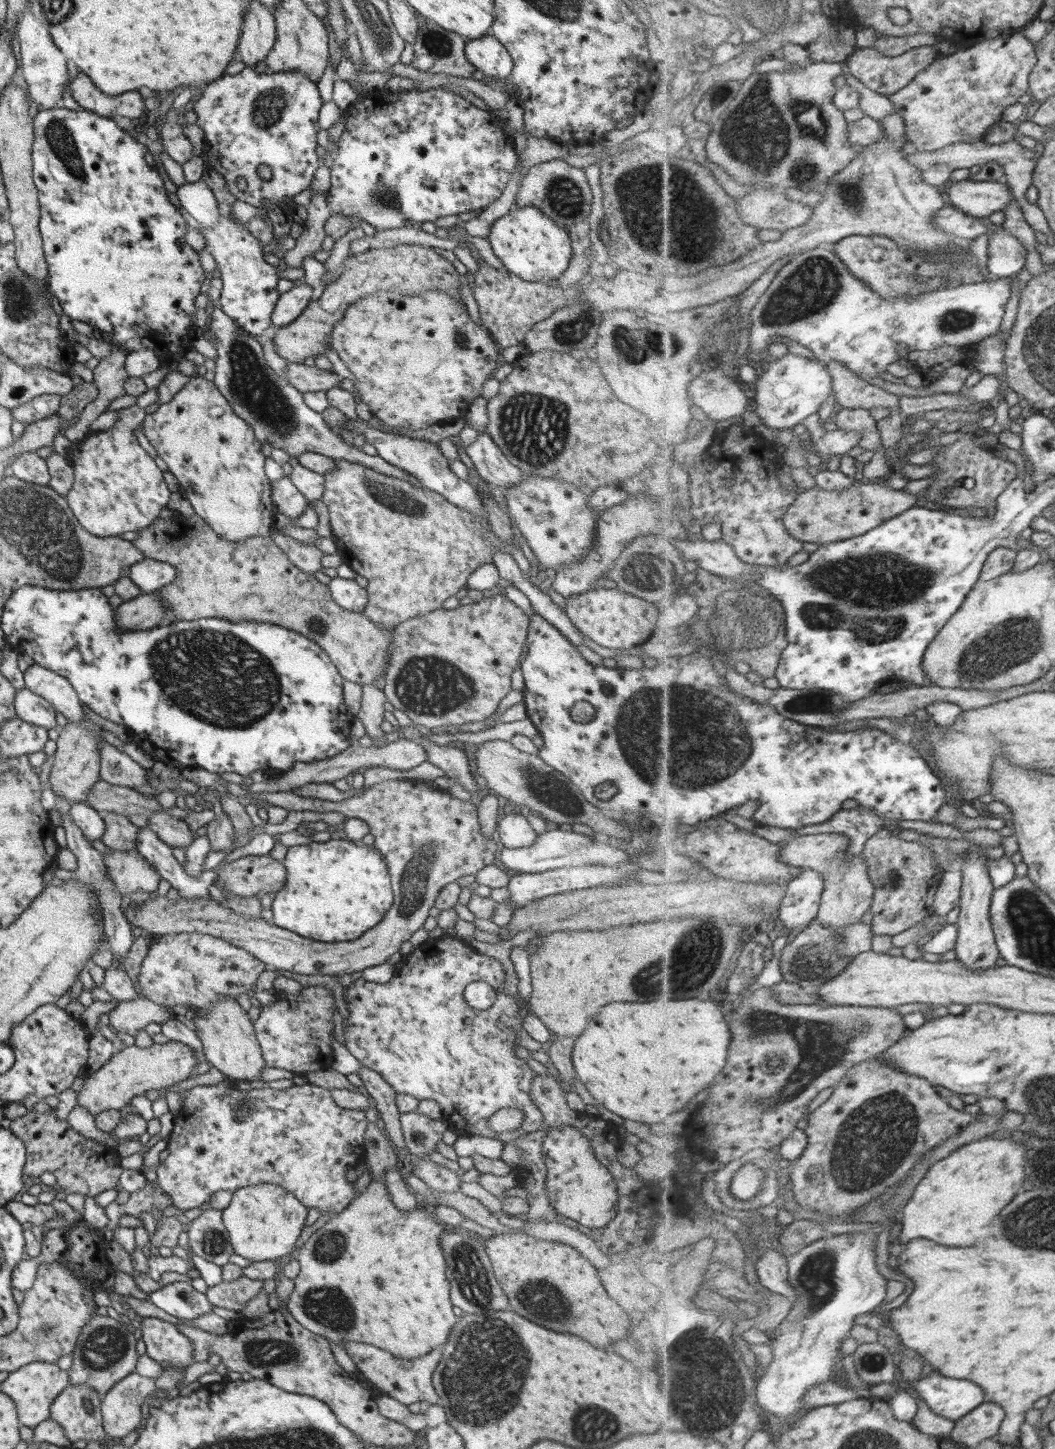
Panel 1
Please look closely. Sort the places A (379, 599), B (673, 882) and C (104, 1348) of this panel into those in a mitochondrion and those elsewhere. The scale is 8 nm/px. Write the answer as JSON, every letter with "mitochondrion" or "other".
{"A":"other","B":"other","C":"mitochondrion"}

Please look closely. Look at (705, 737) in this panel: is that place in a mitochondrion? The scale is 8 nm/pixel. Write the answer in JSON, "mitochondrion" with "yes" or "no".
{"mitochondrion":"yes"}

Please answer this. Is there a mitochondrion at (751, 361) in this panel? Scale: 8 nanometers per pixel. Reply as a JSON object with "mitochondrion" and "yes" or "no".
{"mitochondrion":"no"}

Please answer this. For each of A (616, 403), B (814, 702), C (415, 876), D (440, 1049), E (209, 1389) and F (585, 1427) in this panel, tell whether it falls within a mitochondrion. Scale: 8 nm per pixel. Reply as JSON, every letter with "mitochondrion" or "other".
{"A":"other","B":"mitochondrion","C":"mitochondrion","D":"other","E":"other","F":"mitochondrion"}

